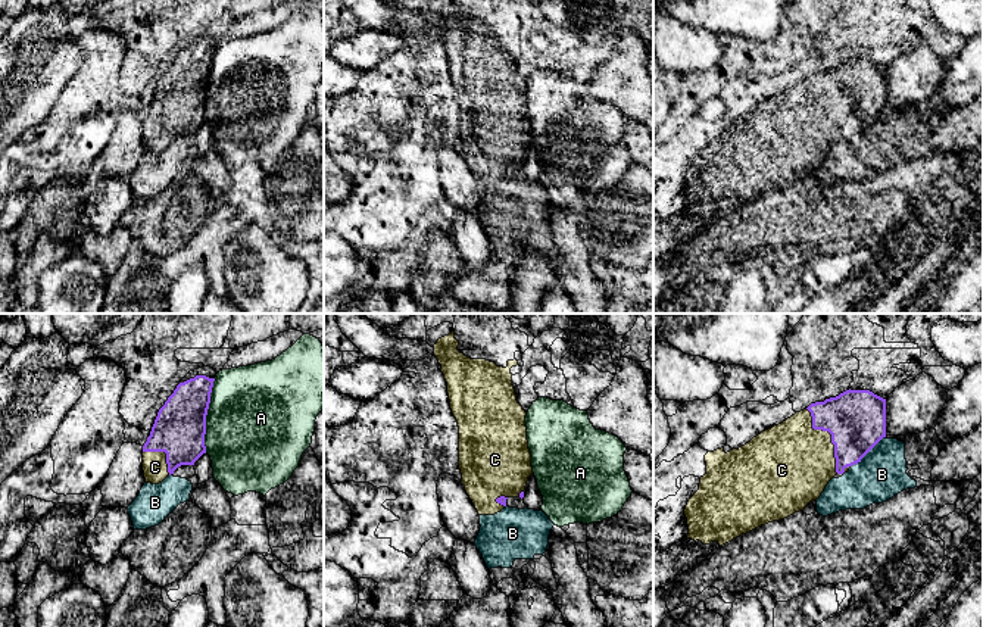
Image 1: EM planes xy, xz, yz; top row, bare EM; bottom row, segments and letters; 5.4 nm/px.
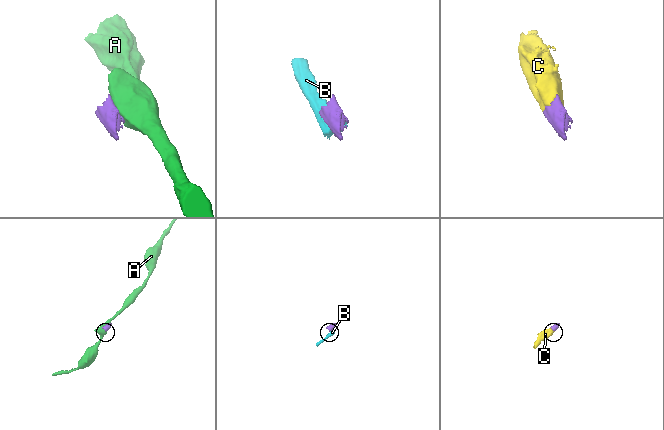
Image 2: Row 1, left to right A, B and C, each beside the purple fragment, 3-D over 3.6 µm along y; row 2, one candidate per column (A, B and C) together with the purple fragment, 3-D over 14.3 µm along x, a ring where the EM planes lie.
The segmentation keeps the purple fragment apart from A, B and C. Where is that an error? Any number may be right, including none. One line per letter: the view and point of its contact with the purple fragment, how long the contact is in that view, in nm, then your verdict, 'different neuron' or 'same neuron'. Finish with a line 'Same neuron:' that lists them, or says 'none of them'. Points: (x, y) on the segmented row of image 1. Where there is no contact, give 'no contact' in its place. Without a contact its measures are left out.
A: xy (206, 414) | 420 nm | different neuron
B: yz (867, 452) | 260 nm | different neuron
C: yz (832, 436) | 400 nm | same neuron
Same neuron: C

